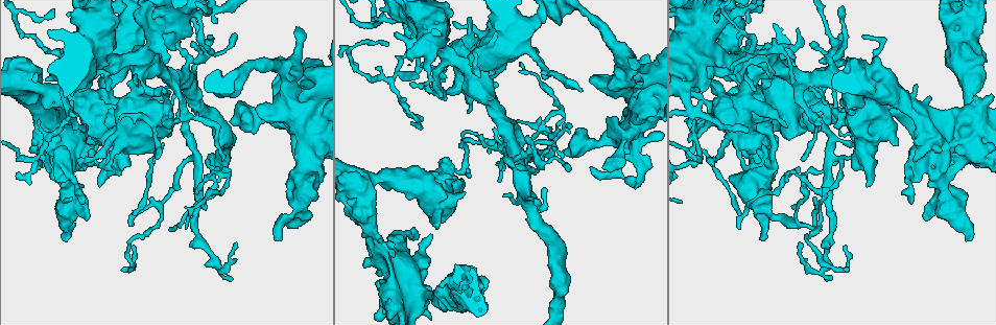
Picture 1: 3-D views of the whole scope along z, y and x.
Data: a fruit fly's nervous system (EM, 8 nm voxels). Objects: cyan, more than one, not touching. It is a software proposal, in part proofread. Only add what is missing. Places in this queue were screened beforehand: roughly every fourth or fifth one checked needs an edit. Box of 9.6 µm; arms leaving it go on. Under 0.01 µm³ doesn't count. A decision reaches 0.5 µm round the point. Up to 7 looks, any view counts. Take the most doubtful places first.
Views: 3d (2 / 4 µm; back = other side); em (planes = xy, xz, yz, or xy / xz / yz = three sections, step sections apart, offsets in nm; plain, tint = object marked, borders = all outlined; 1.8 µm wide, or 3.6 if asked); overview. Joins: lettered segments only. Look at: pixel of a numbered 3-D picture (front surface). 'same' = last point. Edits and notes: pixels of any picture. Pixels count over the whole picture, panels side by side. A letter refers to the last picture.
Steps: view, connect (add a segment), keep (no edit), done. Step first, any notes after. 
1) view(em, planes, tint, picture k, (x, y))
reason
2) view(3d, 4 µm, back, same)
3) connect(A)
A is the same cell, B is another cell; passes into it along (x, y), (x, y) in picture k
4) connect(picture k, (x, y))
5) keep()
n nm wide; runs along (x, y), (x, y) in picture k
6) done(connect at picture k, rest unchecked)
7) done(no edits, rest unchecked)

view(3d, 2 µm, picture 1, (108, 158))

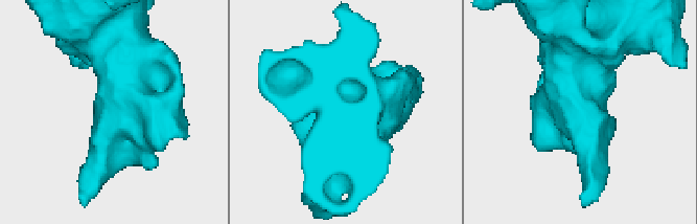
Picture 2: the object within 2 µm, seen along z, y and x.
view(em, planes, tint, picture 2, (577, 112))
shape alone is not enough

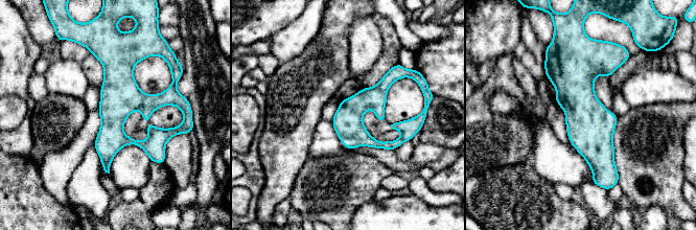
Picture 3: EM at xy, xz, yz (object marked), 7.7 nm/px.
view(em, planes, borders, same)
see the neighbours

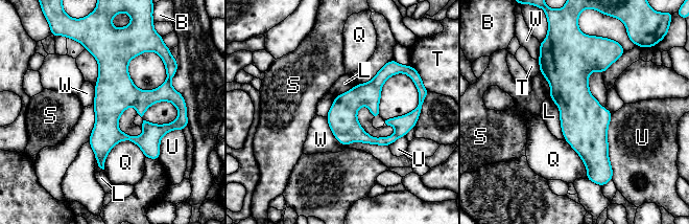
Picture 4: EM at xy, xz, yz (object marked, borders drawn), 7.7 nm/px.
keep()
220 nm wide; B, L, Q, S, T, U and W are other cells; runs along (571, 48), (571, 94), (592, 172) in picture 4; no lettered segment goes on from it

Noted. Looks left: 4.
view(em, yz, step 16, borders, picture 1, (603, 169))
branch stops here

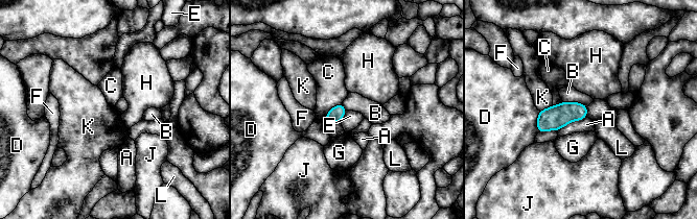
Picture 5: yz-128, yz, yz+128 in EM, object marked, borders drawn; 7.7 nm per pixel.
view(em, xz, step 4, borders, same)
another direction

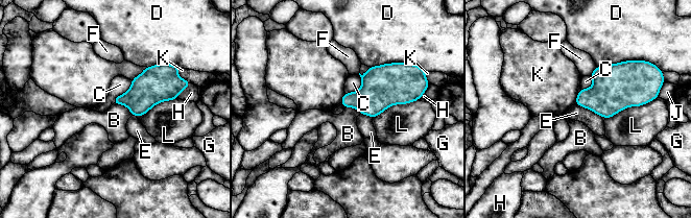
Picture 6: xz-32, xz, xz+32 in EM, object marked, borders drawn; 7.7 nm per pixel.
keep()
150 nm wide; B, C, D, E, F, G, H, J, K and L are other cells; none of them fits

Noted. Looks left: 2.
view(em, 3.6 µm, planes, borders, picture 1, (64, 238))
branch stops here

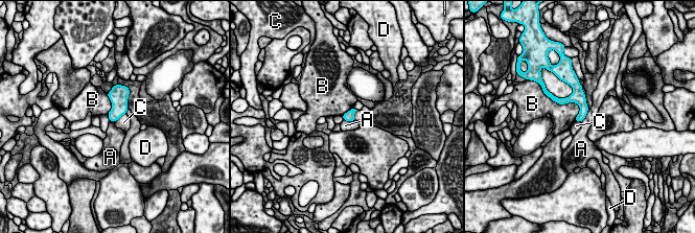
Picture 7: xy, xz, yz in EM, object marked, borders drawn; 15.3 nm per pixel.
keep()
A, B, C and D are other cells; border along (589, 108), (586, 115), (580, 121) in picture 7; no lettered segment goes on from it

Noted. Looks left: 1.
done(no edits, rest unchecked)

